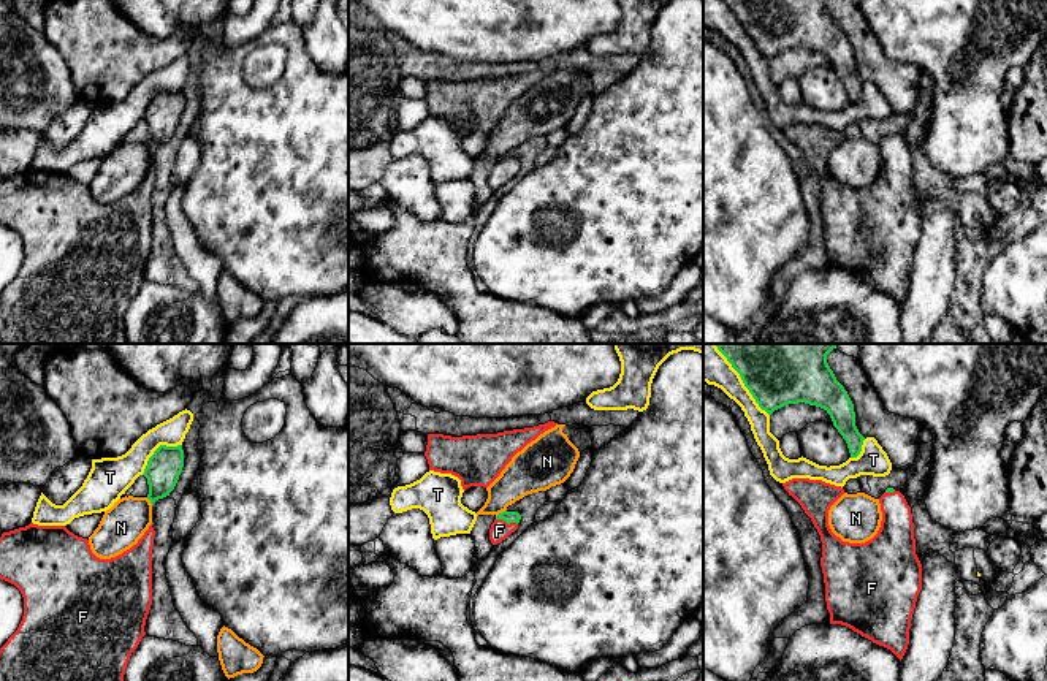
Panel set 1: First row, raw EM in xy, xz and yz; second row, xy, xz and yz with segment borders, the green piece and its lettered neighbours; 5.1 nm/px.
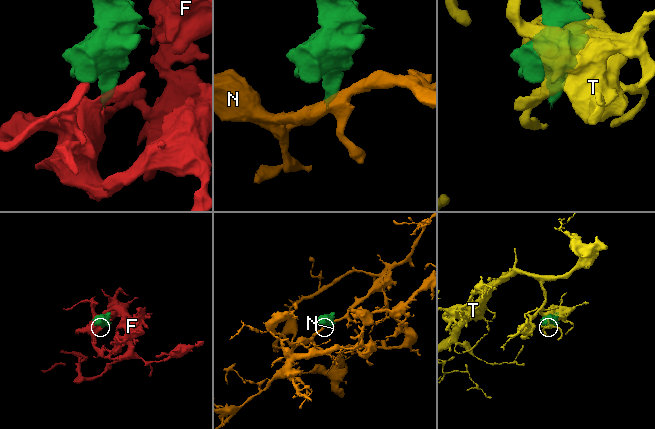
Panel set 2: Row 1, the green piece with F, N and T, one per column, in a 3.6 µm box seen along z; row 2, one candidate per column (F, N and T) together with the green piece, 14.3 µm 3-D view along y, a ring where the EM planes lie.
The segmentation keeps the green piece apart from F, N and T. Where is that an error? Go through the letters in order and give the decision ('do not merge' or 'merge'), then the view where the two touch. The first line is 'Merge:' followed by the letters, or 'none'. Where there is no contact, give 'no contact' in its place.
Merge: F
F: merge; meets green in xz
N: do not merge; meets green in xz
T: do not merge; meets green in yz

